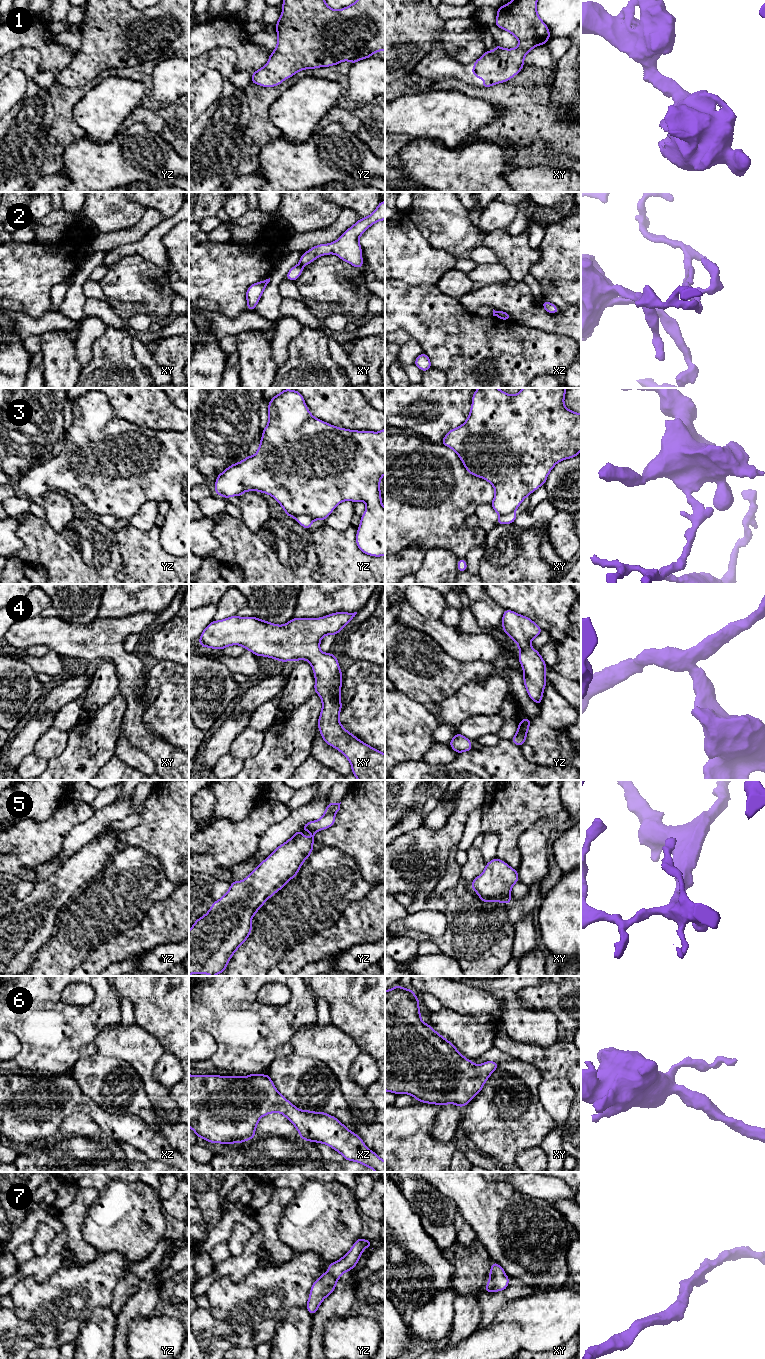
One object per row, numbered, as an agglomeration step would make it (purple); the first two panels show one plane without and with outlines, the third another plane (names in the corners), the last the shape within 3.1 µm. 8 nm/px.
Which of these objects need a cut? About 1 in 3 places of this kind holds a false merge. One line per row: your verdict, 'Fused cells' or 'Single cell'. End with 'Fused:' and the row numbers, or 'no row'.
1: Single cell
2: Fused cells
3: Fused cells
4: Single cell
5: Single cell
6: Single cell
7: Single cell
Fused: 2, 3

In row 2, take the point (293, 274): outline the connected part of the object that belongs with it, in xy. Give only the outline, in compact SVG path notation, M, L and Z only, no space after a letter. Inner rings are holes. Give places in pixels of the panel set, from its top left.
M300 264L292 267L287 273L286 279L296 281L298 277L302 274L303 267Z

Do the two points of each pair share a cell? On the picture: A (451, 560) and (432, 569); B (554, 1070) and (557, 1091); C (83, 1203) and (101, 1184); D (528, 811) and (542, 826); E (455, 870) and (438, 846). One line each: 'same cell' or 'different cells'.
A: same cell
B: different cells
C: different cells
D: different cells
E: different cells

